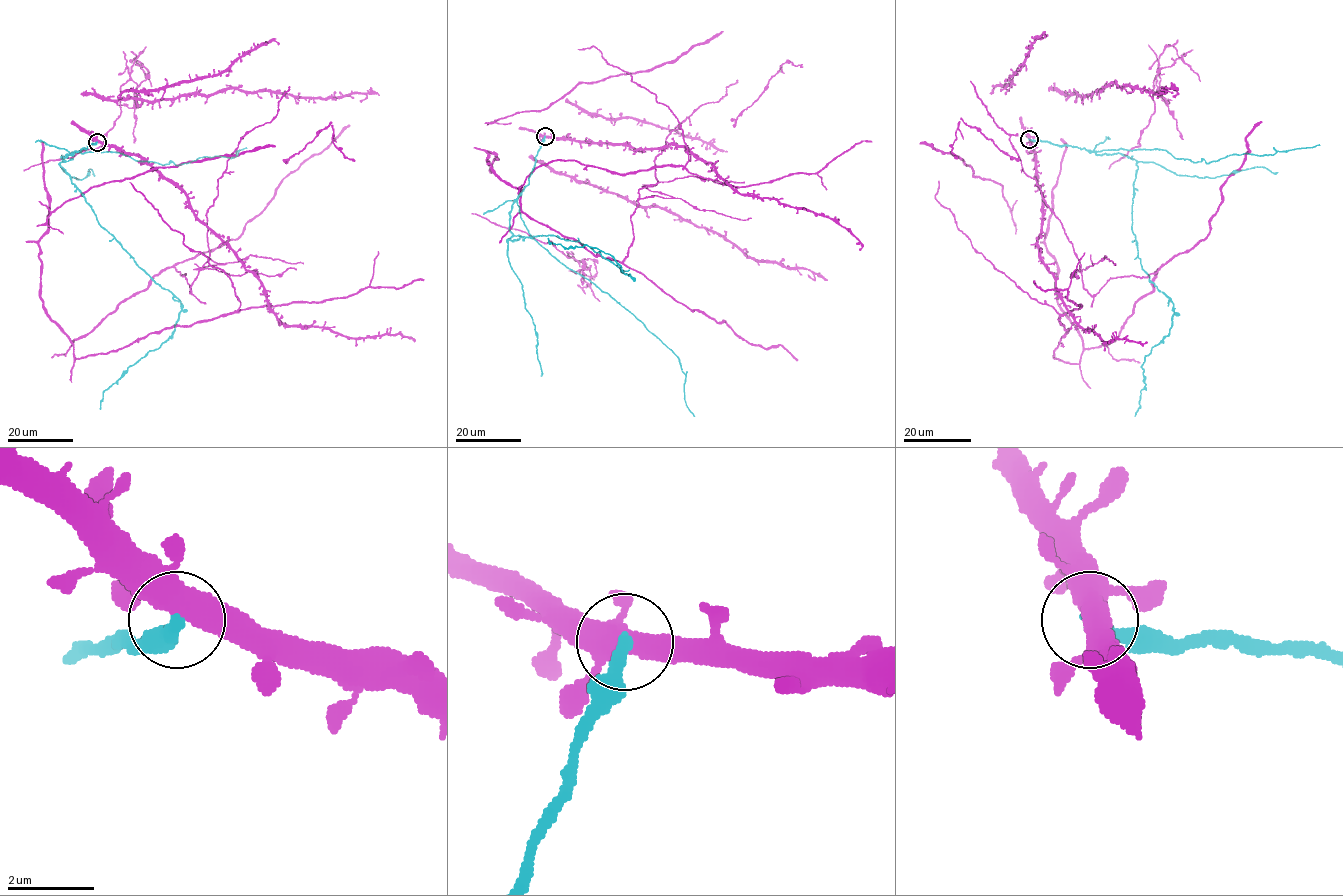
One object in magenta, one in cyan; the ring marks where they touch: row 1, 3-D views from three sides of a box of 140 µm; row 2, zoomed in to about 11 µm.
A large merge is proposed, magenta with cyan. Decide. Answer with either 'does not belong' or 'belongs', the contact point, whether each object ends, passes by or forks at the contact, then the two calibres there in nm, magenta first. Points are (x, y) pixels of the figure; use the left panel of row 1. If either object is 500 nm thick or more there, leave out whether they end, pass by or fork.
does not belong; place (97, 142); magenta forks; cyan ends; calibres 440 and 320 nm

